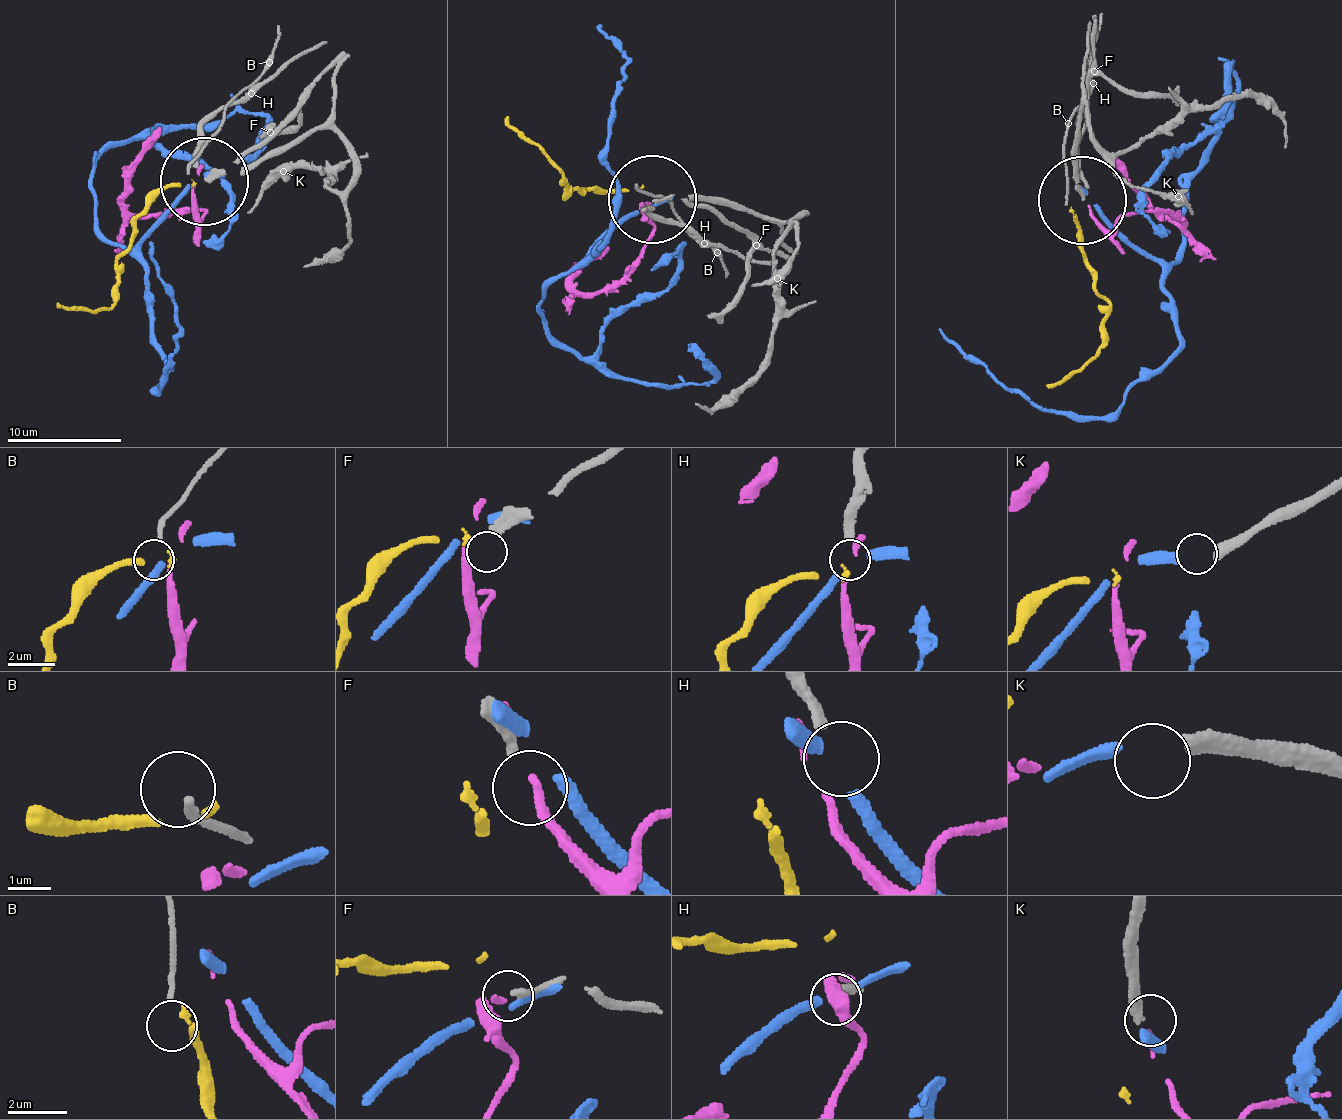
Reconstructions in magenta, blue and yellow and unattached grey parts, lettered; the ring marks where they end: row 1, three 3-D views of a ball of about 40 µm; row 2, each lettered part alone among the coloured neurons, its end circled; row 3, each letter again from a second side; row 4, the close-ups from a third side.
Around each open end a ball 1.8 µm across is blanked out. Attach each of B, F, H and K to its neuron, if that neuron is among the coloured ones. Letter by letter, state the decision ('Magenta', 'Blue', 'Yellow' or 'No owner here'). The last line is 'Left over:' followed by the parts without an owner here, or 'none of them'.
B: No owner here
F: No owner here
H: No owner here
K: Blue
Left over: B, F, H

